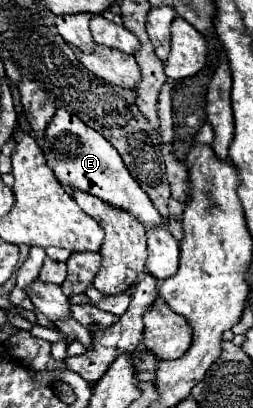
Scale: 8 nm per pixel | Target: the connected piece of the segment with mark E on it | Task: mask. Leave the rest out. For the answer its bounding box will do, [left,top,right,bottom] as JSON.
[40,109,164,229]

